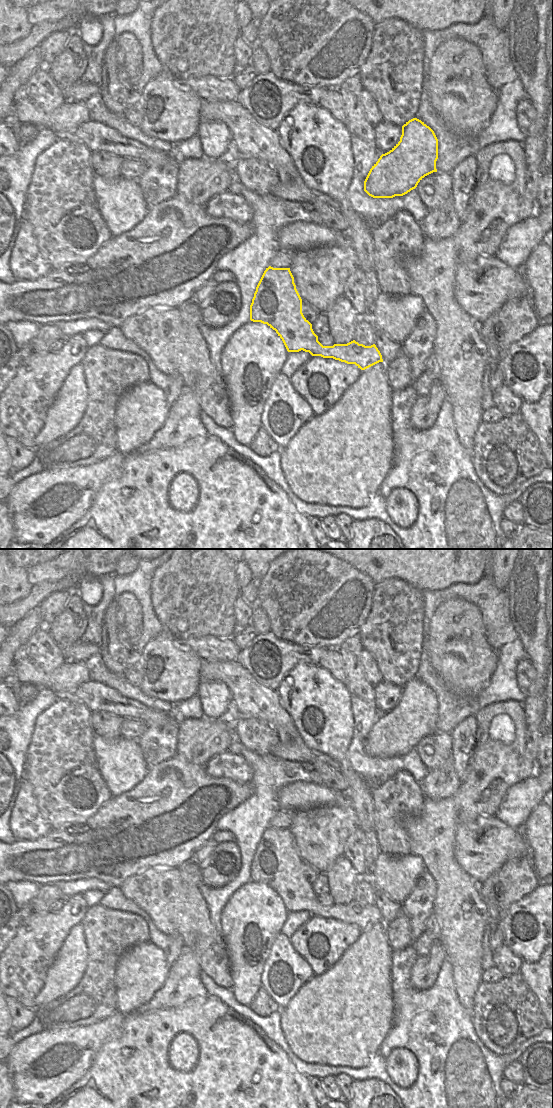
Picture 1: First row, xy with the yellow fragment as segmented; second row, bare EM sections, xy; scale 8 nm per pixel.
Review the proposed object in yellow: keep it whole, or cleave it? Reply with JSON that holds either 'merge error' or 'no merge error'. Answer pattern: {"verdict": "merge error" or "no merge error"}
{"verdict": "no merge error"}

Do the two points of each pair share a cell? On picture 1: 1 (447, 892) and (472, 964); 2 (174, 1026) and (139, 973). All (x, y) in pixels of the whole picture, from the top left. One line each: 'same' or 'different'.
1: same
2: different

